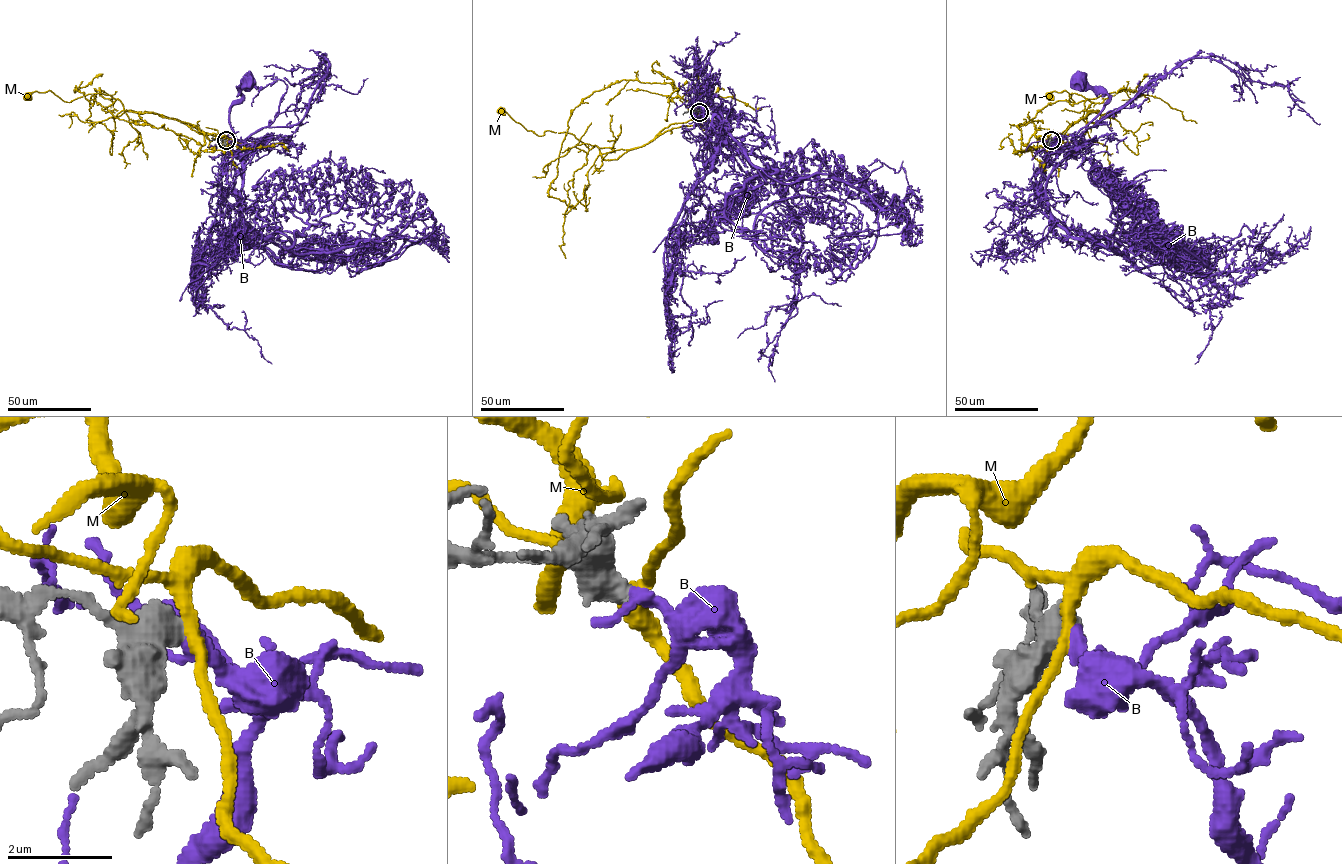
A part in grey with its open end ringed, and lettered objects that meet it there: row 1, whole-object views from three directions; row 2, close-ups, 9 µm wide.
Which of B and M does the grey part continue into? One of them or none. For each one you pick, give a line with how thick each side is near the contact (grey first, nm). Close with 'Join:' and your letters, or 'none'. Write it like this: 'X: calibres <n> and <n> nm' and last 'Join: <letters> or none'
B: calibres 650 and 220 nm
Join: B

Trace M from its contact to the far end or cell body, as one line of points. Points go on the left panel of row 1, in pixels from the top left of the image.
M: (226, 140), (174, 118), (126, 110), (110, 95), (88, 93), (70, 102), (51, 91), (27, 96)

